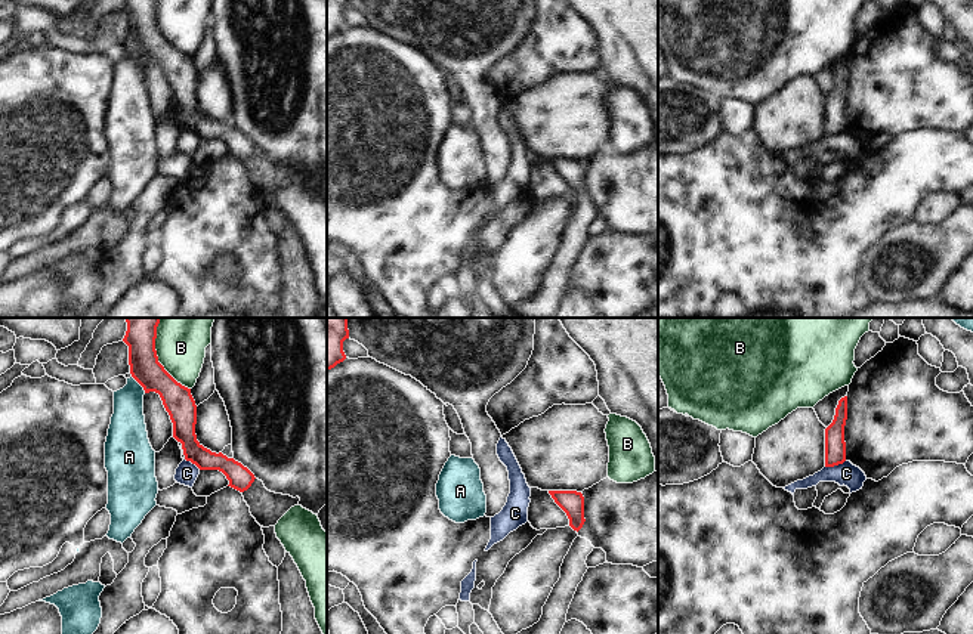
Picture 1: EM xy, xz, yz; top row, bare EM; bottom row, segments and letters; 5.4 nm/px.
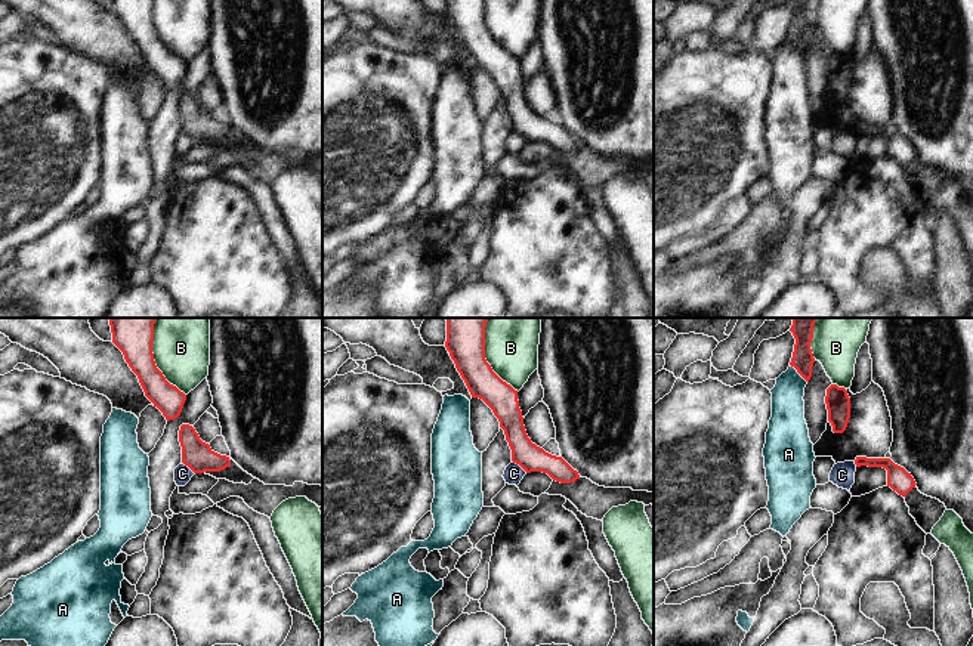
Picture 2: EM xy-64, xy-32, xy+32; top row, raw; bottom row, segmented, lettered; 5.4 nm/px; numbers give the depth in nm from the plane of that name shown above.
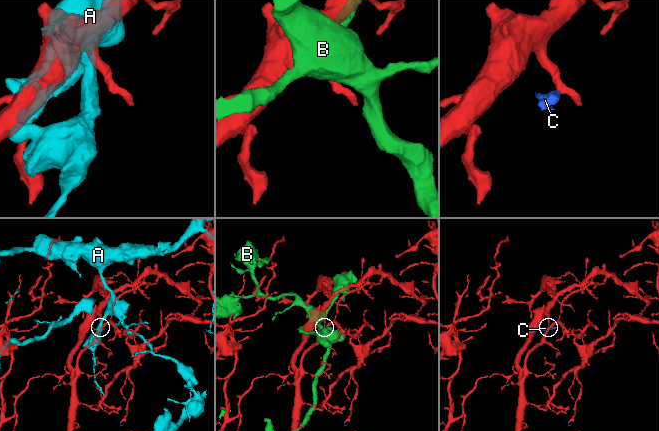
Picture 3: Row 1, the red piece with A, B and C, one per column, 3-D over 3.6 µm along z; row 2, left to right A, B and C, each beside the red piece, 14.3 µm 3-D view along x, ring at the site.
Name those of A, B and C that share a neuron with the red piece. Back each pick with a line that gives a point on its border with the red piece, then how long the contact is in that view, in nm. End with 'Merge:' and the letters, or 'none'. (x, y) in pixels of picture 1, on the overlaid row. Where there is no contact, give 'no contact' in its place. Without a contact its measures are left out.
Merge: none

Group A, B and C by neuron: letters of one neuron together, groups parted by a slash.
A / B / C

